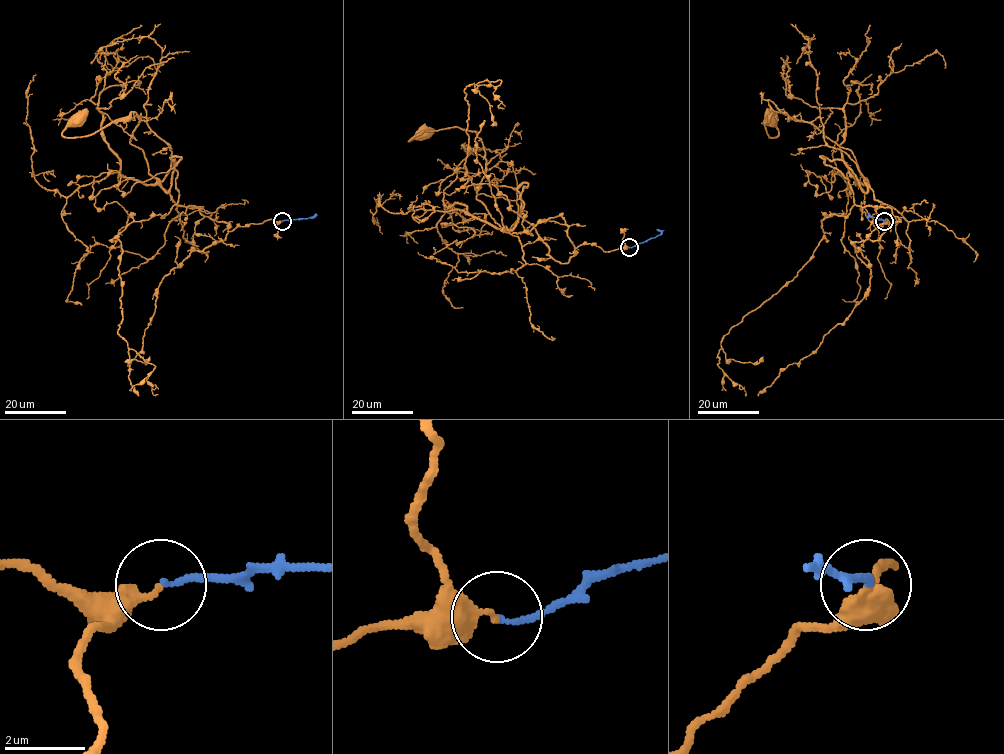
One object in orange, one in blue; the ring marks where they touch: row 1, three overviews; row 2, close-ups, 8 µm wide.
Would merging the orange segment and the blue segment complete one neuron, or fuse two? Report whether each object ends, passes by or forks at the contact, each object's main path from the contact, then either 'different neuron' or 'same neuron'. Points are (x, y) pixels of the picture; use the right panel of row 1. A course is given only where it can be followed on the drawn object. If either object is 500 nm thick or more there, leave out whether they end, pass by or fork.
orange ends | blue ends | orange via (884, 221), (886, 231), (901, 221), (877, 208), (852, 152), (777, 112), (768, 136), (778, 134), (770, 119) | blue via (884, 221), (867, 218) | different neuron

